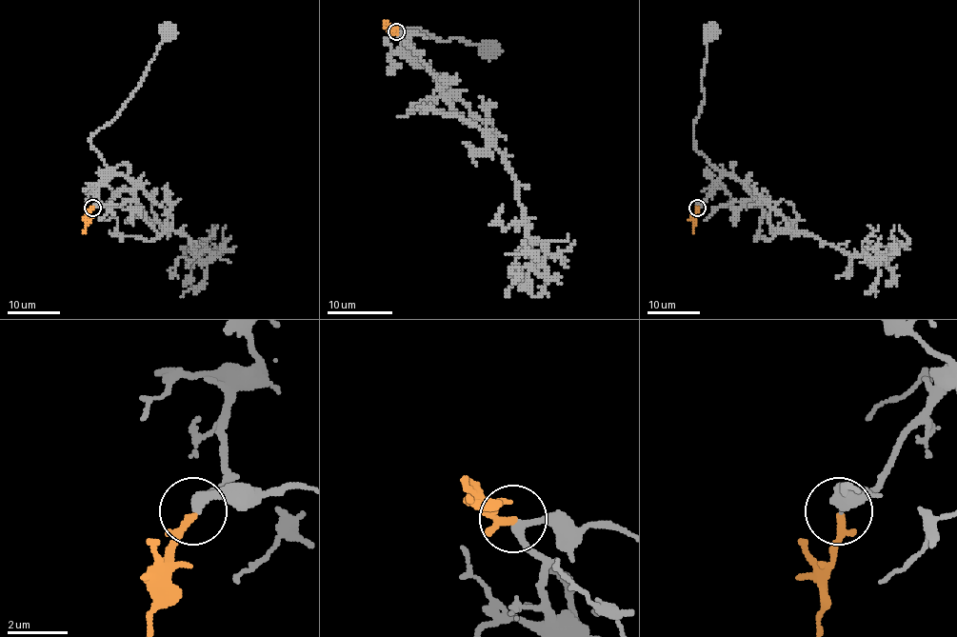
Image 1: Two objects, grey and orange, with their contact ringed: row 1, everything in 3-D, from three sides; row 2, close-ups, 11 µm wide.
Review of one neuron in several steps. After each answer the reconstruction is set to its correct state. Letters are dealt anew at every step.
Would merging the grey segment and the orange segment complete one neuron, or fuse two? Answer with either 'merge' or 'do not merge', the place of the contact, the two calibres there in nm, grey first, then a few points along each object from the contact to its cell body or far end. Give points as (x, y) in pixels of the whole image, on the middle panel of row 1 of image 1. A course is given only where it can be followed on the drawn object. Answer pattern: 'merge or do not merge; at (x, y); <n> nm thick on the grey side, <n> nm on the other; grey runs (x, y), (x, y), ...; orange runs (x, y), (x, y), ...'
merge; at (396, 31); 240 nm thick on the grey side, 240 nm on the other; grey runs (396, 31), (403, 51), (418, 61), (395, 27), (414, 27), (439, 40), (483, 43), (487, 49); orange runs (396, 31), (385, 27)

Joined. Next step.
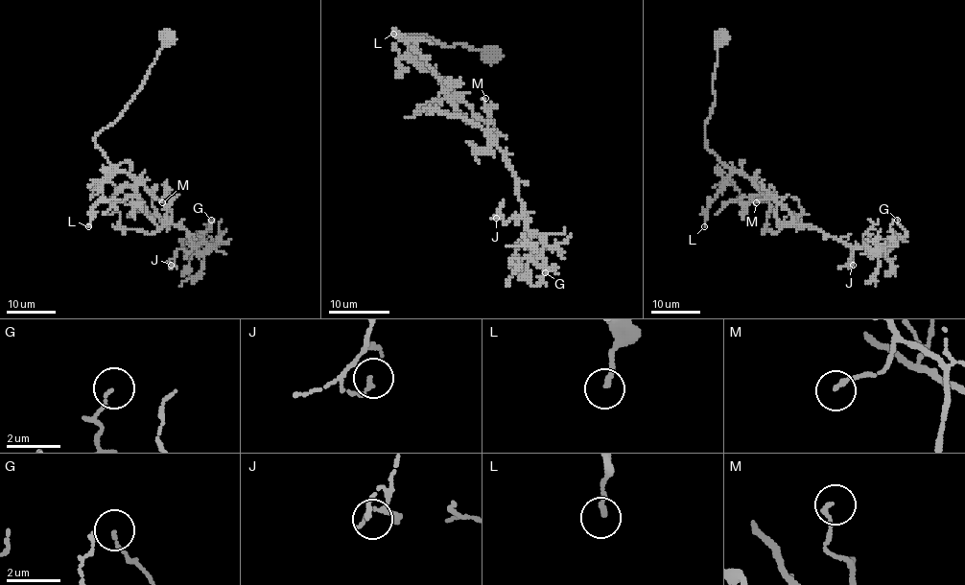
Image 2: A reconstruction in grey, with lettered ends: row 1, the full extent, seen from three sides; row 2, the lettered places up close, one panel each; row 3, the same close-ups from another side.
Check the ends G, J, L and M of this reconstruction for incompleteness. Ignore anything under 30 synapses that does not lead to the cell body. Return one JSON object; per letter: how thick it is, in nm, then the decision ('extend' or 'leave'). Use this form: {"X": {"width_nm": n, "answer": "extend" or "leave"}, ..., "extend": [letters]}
{"G": {"width_nm": 110, "answer": "leave"}, "J": {"width_nm": 150, "answer": "leave"}, "L": {"width_nm": 200, "answer": "leave"}, "M": {"width_nm": 140, "answer": "leave"}, "extend": []}

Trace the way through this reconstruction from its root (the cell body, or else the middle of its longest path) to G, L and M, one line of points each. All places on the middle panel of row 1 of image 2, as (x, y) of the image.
G: (488, 54), (401, 35), (496, 138), (516, 180), (531, 244), (529, 282), (539, 285), (545, 272)
L: (488, 54), (403, 34), (423, 66), (411, 58), (411, 46), (393, 34)
M: (488, 54), (401, 35), (449, 89), (454, 105), (482, 128), (493, 123), (485, 98)

